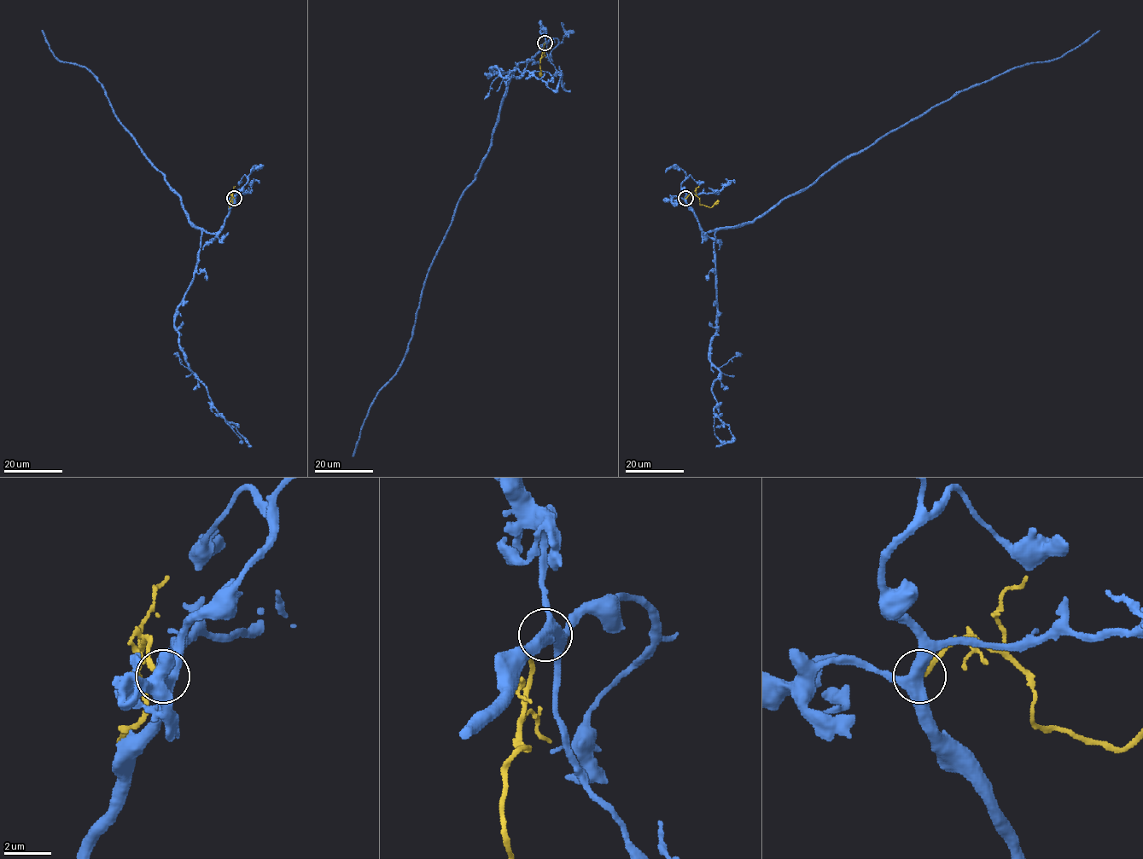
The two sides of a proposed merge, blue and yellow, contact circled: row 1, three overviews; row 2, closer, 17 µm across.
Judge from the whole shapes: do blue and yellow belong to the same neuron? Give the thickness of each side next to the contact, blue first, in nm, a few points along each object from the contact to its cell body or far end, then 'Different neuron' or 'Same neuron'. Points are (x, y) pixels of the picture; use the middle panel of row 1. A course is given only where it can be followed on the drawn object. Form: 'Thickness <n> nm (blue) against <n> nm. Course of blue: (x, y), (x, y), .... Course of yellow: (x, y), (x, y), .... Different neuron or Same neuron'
Thickness 440 nm (blue) against 220 nm. Course of blue: (545, 43), (517, 65), (509, 84), (486, 155), (429, 269), (409, 349), (372, 403), (352, 456). Course of yellow: (545, 43), (540, 59), (541, 76). Different neuron

